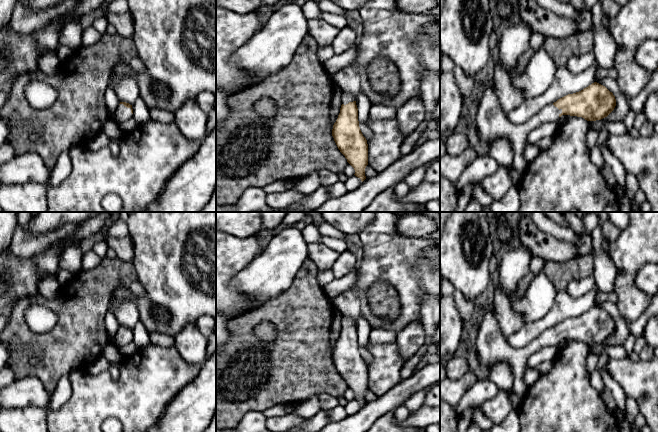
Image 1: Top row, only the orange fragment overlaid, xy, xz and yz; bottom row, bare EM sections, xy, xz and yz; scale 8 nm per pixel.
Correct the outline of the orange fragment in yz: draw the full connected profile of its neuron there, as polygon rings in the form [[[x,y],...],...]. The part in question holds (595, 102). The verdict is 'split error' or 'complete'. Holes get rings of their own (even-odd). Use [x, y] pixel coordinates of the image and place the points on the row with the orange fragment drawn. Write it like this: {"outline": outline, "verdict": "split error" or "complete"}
{"outline": [[[594,82],[583,90],[568,94],[547,105],[524,124],[511,123],[500,105],[495,87],[488,87],[475,113],[479,140],[487,146],[494,140],[507,138],[514,150],[513,169],[523,174],[528,162],[524,158],[528,134],[538,126],[557,121],[562,115],[582,117],[587,121],[601,120],[615,108],[616,99],[605,86]]], "verdict": "split error"}

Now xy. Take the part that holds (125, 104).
{"outline": [[[120,102],[120,105],[113,112],[113,117],[117,123],[128,120],[132,117],[133,109],[132,105],[126,102]]], "verdict": "split error"}

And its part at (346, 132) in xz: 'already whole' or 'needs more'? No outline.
needs more

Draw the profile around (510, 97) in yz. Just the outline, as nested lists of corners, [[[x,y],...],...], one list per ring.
[[[499,65],[494,66],[494,87],[503,110],[508,113],[524,102],[524,94],[521,89],[517,89],[510,80],[510,75]]]

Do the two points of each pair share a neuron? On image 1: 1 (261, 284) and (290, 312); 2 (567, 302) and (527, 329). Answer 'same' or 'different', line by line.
1: different
2: same

